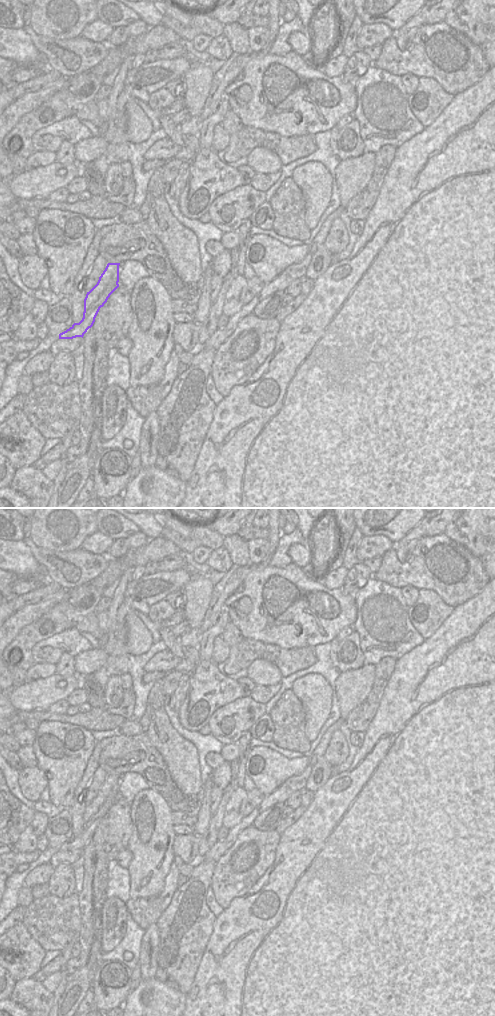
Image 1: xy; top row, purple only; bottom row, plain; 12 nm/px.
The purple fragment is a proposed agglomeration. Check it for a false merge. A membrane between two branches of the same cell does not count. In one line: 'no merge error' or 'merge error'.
merge error

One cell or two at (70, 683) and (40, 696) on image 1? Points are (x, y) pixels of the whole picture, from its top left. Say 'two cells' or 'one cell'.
one cell

